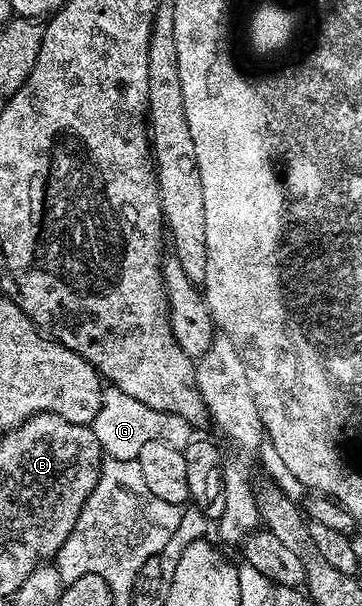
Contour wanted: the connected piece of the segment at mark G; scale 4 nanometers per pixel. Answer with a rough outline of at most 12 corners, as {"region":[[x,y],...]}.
{"region":[[105,389],[90,425],[101,451],[139,459],[150,440],[183,451],[182,416]]}

